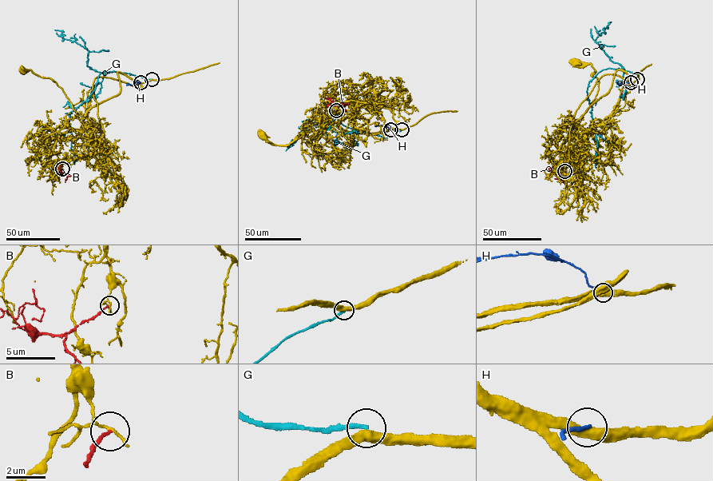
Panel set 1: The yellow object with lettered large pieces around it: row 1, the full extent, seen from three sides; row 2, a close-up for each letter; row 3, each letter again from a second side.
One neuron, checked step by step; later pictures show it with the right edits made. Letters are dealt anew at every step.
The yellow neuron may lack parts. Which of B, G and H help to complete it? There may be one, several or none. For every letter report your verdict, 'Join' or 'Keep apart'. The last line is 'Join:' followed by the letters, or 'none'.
B: Keep apart
G: Keep apart
H: Keep apart
Join: none

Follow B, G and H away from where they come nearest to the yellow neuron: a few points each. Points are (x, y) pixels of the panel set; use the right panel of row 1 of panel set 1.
B: (564, 171), (559, 175), (553, 172), (556, 171), (555, 172)
G: (637, 79), (638, 75), (631, 72), (608, 68), (597, 73), (588, 84), (587, 95), (597, 143), (596, 167)
H: (631, 82), (619, 85)

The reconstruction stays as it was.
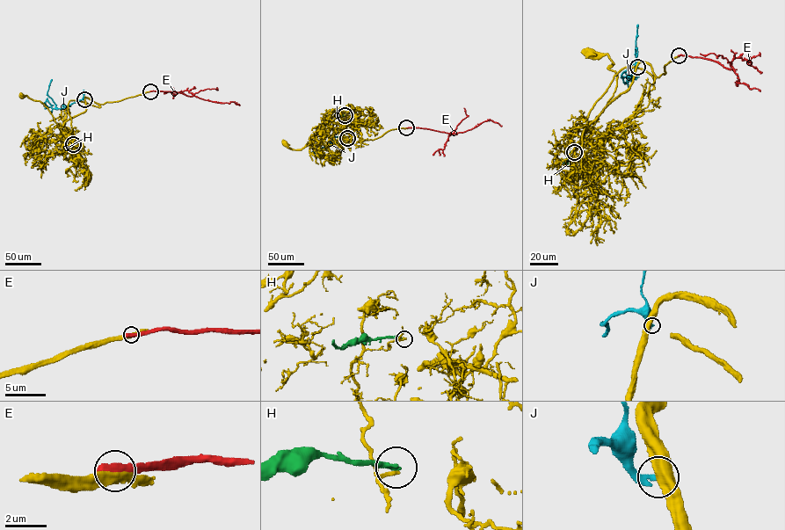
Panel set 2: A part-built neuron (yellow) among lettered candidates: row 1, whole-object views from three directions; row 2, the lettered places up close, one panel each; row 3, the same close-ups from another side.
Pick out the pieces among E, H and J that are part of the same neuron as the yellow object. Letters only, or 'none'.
none

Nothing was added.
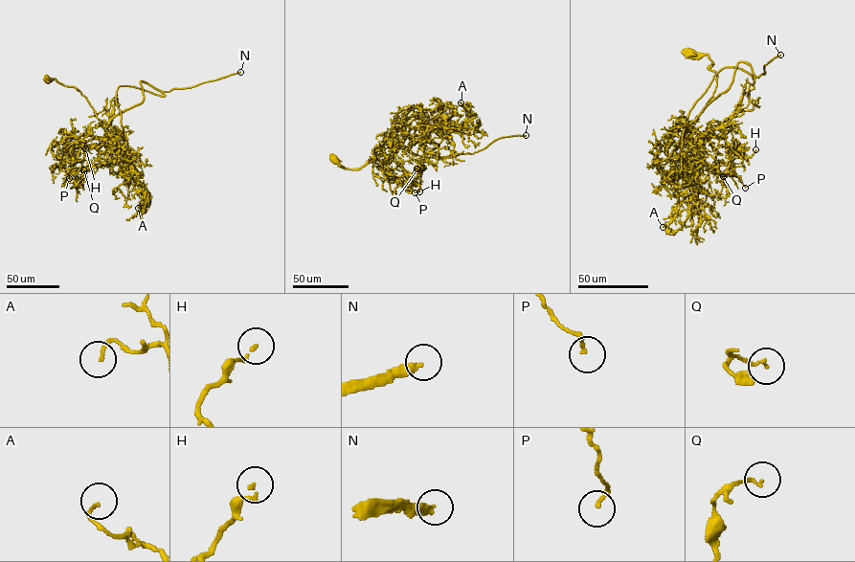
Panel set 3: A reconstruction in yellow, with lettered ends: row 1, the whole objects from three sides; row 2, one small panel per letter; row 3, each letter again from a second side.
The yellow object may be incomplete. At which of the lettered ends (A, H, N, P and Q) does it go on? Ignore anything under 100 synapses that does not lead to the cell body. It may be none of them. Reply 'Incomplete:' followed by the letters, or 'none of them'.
Incomplete: N

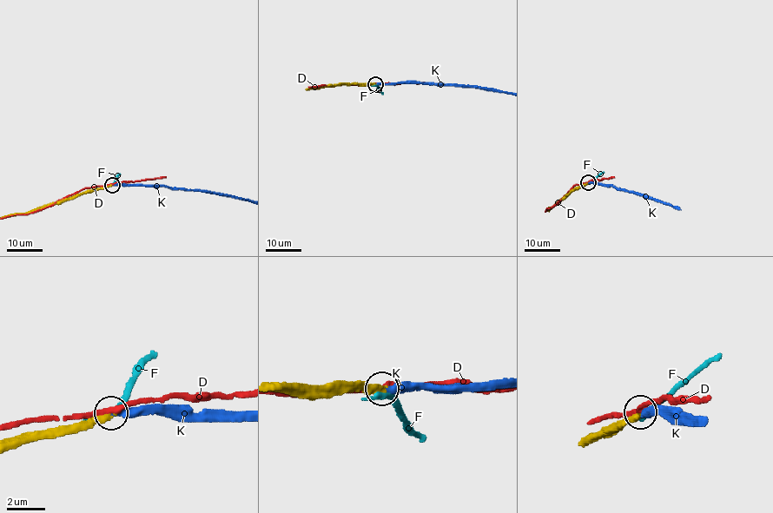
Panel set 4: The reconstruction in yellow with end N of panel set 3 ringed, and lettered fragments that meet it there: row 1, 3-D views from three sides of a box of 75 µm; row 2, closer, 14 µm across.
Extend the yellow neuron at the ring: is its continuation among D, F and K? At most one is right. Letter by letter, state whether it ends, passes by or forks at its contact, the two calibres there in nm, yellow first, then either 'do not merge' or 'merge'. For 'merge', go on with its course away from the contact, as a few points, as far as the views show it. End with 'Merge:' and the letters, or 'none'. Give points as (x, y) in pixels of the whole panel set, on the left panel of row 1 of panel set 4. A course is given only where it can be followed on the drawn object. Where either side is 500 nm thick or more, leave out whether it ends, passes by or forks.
D: it passes by; 440 nm thick on the yellow side, 240 nm on the other; do not merge
F: it ends there; 420 nm thick on the yellow side, 340 nm on the other; do not merge
K: it ends there; 360 nm thick on the yellow side, 340 nm on the other; merge
Merge: K

